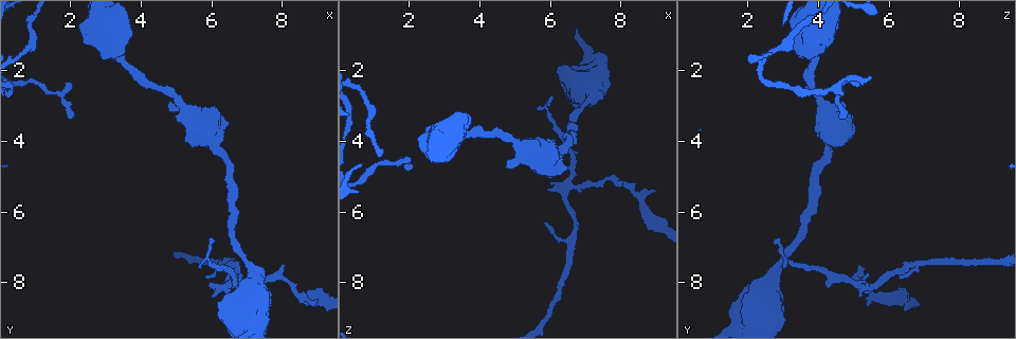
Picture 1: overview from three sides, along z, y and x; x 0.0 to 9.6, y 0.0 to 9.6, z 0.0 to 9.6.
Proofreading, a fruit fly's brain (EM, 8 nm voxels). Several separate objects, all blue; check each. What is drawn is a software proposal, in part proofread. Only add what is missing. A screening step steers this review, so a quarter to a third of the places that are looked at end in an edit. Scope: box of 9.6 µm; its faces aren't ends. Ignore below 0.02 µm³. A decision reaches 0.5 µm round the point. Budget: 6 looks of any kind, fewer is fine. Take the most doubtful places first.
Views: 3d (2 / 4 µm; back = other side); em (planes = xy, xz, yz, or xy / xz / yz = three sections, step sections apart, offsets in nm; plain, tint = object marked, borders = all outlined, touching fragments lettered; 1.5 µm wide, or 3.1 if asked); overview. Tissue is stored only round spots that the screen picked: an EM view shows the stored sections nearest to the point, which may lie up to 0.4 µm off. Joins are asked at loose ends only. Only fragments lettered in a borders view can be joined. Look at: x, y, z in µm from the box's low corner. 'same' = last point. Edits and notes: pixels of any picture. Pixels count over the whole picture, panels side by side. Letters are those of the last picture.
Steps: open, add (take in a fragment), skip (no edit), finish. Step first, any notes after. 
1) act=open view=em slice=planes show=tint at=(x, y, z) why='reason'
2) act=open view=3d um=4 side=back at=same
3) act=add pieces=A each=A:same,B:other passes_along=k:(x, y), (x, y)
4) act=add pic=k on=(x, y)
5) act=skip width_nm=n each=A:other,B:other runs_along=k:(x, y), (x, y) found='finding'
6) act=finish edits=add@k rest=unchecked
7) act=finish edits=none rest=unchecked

act=open view=3d um=2 at=(1.90, 2.40, 4.65) why='branch stops here'

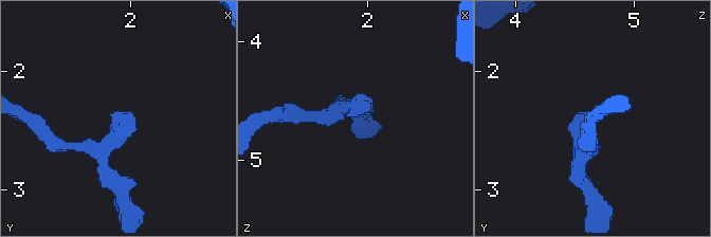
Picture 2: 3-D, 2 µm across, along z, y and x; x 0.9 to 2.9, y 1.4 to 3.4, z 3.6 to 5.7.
act=open view=em slice=yz step=8 show=tint at=(1.90, 2.34, 4.64) why='now the EM'

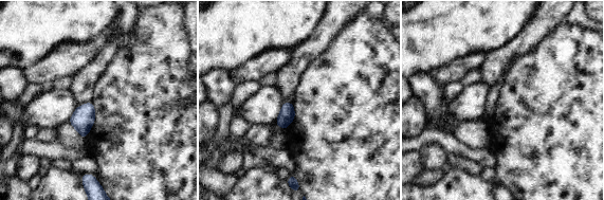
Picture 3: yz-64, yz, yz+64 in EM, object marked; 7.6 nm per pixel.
act=open view=em slice=yz step=8 show=borders at=same

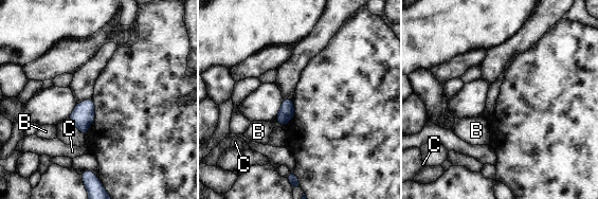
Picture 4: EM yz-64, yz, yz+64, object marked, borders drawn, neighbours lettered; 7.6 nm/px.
act=skip each=B:other,C:other border=4:(274, 120), (285, 127) found='none of them fits'

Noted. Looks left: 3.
act=open view=3d um=4 at=(4.85, 2.85, 4.70)

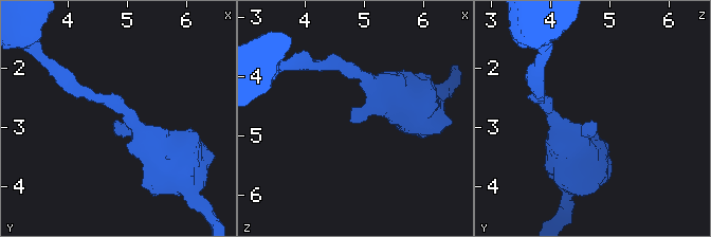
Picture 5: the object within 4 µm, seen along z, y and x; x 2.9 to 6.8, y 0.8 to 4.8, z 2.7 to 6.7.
act=open view=em um=3.1 slice=planes show=tint at=(4.85, 2.85, 4.70)

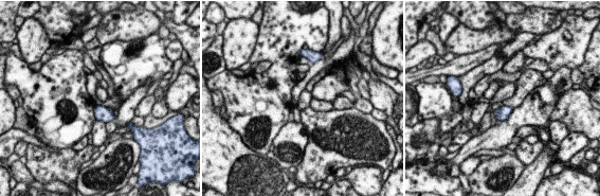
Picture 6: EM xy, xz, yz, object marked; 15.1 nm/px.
act=open view=em um=3.1 slice=planes show=borders at=same

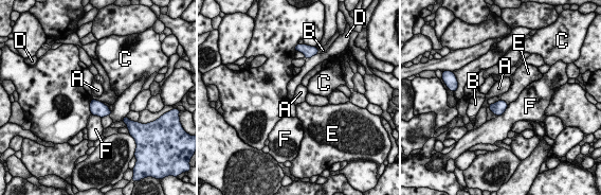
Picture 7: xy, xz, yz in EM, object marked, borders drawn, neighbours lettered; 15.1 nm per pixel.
act=skip longest_contact=F:260nm each=A:other,B:other,C:other,D:other,E:other,F:other found='no lettered fragment goes on from it'

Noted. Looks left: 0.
act=finish edits=none rest=unchecked

